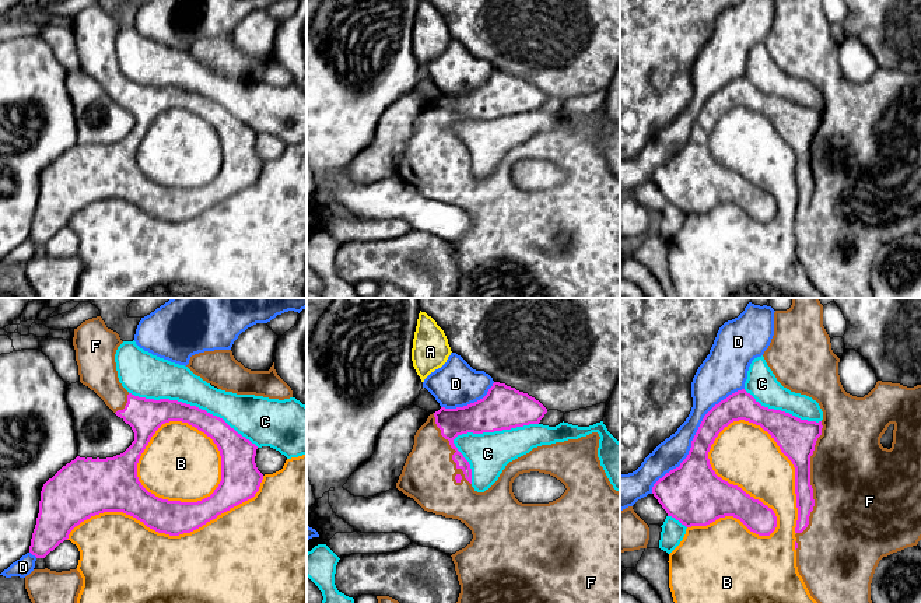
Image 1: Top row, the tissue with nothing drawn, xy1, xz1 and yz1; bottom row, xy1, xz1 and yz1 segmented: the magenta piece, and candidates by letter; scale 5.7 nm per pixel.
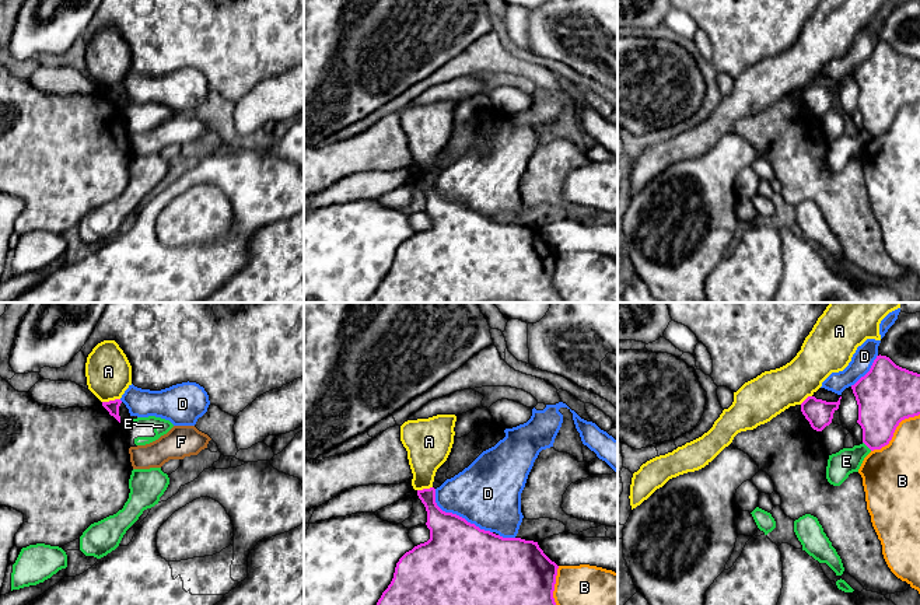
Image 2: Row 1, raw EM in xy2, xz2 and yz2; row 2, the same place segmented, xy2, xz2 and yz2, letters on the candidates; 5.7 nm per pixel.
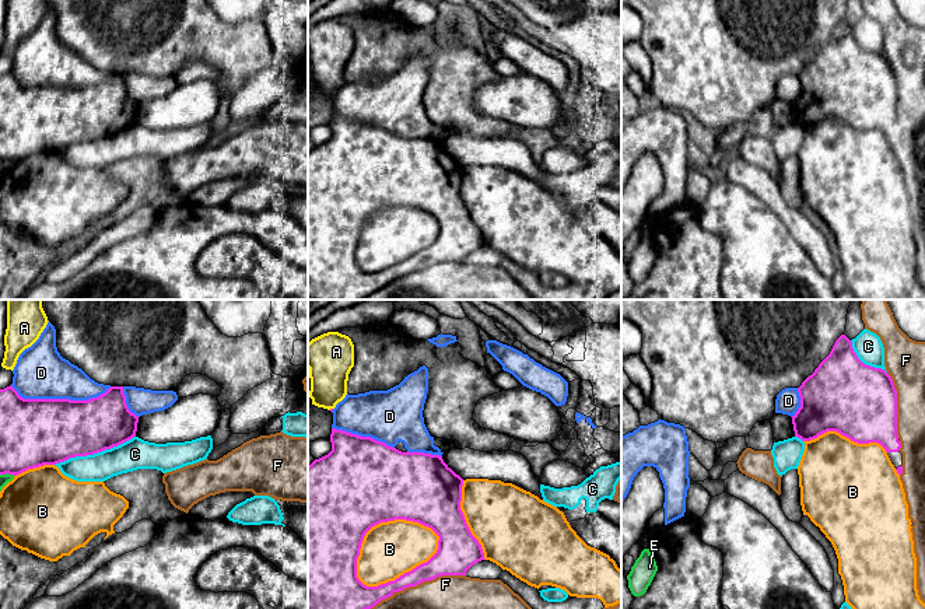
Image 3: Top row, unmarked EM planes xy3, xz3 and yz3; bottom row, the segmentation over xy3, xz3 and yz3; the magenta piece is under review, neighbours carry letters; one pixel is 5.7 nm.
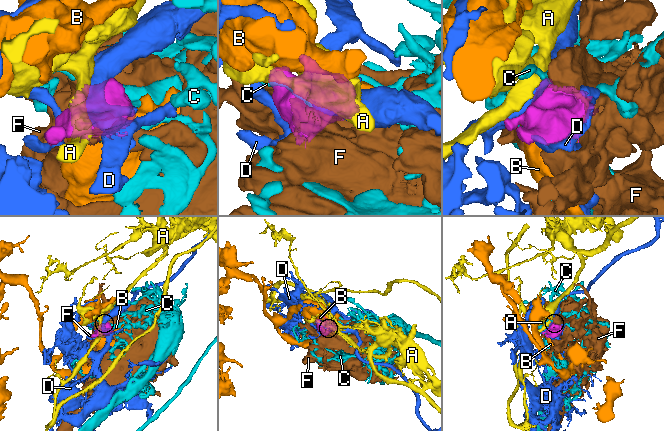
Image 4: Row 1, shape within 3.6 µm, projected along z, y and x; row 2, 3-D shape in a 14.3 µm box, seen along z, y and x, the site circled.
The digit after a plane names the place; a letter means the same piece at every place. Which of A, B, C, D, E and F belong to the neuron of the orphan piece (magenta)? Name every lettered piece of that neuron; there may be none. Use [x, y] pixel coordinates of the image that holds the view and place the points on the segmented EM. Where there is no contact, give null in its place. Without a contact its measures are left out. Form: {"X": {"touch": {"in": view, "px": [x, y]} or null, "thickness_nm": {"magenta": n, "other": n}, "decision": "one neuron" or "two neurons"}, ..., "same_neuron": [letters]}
{"A": {"touch": {"in": "xy2", "px": [111, 401]}, "thickness_nm": {"magenta": 80, "other": 260}, "decision": "two neurons"}, "B": {"touch": {"in": "yz1", "px": [757, 500]}, "thickness_nm": {"magenta": 240, "other": 360}, "decision": "two neurons"}, "C": {"touch": {"in": "xy1", "px": [193, 406]}, "thickness_nm": {"magenta": 170, "other": 220}, "decision": "two neurons"}, "D": {"touch": {"in": "yz1", "px": [693, 438]}, "thickness_nm": {"magenta": 260, "other": 170}, "decision": "two neurons"}, "E": {"touch": {"in": "yz2", "px": [867, 446]}, "thickness_nm": {"magenta": 280, "other": 150}, "decision": "two neurons"}, "F": {"touch": {"in": "yz1", "px": [809, 479]}, "thickness_nm": {"magenta": 220, "other": 480}, "decision": "one neuron"}, "same_neuron": ["F"]}

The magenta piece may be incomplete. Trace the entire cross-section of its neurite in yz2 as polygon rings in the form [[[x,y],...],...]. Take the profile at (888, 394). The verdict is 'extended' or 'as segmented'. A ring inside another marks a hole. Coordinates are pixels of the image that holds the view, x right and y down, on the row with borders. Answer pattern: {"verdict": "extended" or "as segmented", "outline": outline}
{"verdict": "as segmented", "outline": [[[877,356],[870,371],[851,389],[858,405],[863,443],[871,451],[888,445],[902,420],[920,415],[920,374],[896,366],[886,356]]]}

